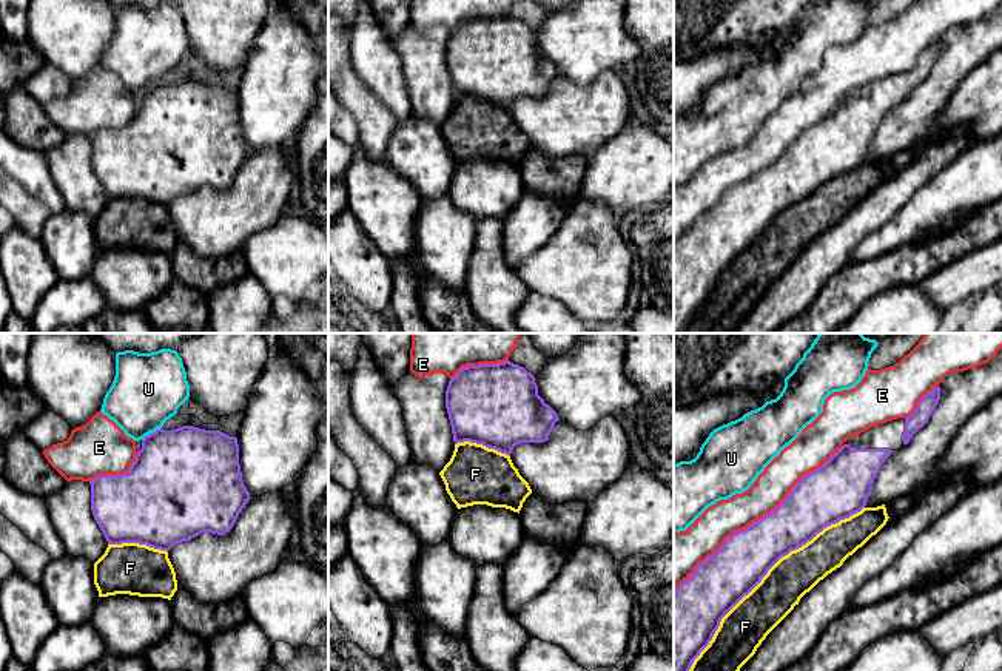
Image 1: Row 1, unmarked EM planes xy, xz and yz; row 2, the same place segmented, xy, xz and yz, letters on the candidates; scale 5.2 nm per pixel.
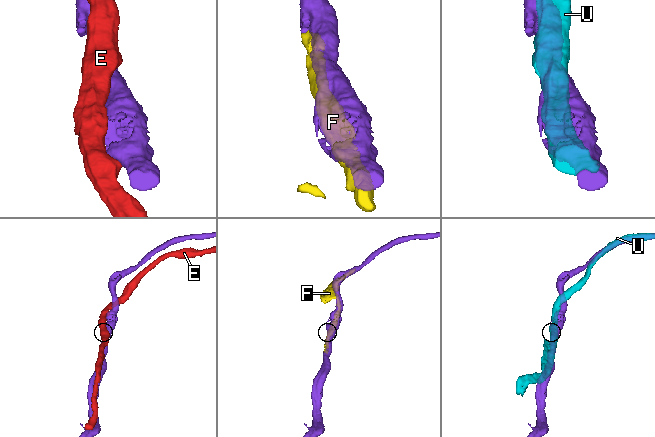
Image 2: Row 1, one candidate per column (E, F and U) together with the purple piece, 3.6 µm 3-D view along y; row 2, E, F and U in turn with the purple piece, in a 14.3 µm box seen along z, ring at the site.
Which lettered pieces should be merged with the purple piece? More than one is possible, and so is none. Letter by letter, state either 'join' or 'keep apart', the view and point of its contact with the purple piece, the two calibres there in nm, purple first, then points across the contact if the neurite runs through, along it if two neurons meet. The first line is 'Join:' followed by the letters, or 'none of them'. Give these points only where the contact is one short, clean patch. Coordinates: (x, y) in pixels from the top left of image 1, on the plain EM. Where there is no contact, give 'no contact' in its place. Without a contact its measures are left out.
Join: F
E: keep apart | yz (759, 173) | 280/190 nm
F: join | yz (765, 229) | 280/220 nm
U: keep apart | xy (153, 87) | 460/360 nm

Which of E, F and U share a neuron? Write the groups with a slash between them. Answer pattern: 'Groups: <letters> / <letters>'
Groups: E / F / U

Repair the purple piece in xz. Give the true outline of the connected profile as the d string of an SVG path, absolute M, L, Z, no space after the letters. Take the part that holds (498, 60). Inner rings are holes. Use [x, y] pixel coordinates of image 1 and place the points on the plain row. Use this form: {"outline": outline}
{"outline": "M509 14L462 22L446 45L455 99L470 96L510 111L518 97L544 97L556 66L538 49L535 31Z"}

